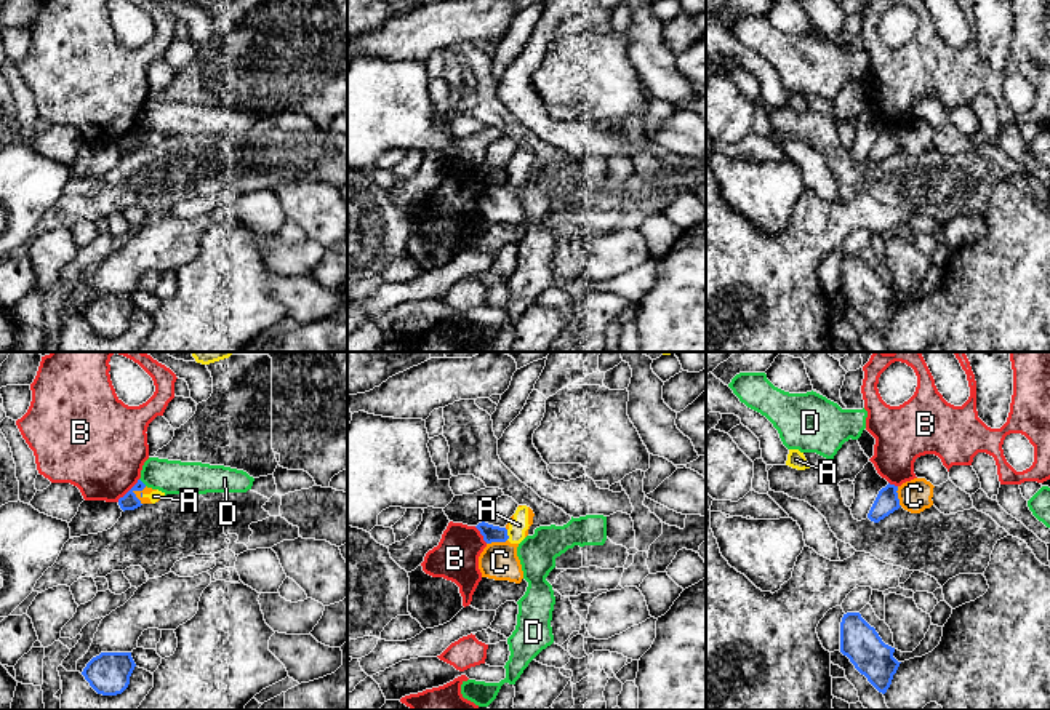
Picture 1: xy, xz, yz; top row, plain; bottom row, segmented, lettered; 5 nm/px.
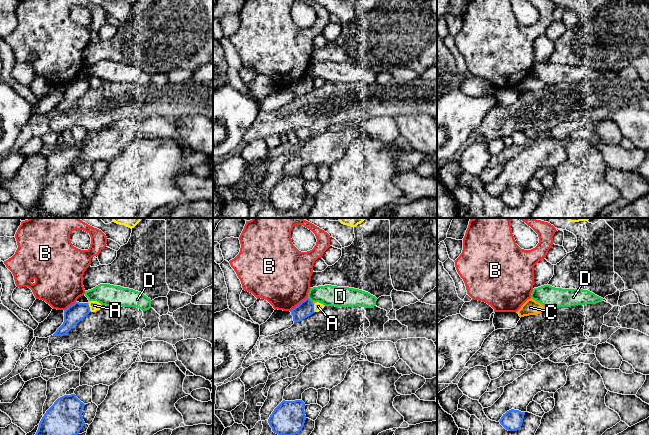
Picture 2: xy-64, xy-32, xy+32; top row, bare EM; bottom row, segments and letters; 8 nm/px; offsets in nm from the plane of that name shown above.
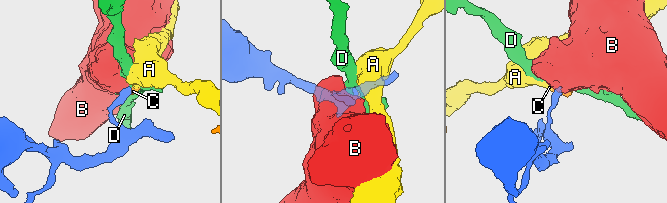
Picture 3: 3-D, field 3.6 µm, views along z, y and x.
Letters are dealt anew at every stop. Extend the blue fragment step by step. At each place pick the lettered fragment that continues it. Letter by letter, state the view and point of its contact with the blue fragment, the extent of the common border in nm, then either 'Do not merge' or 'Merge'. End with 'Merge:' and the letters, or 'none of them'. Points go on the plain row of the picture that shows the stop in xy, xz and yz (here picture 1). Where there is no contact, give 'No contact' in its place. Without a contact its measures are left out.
A: Touches blue at xz (506, 176). Shared border 60 nm. Do not merge
B: Touches blue at xy (130, 131). Shared border 160 nm. Do not merge
C: Touches blue at xy (141, 138). Shared border 100 nm. Do not merge
D: Touches blue at xy (141, 123). Shared border 50 nm. Do not merge
Merge: none of them

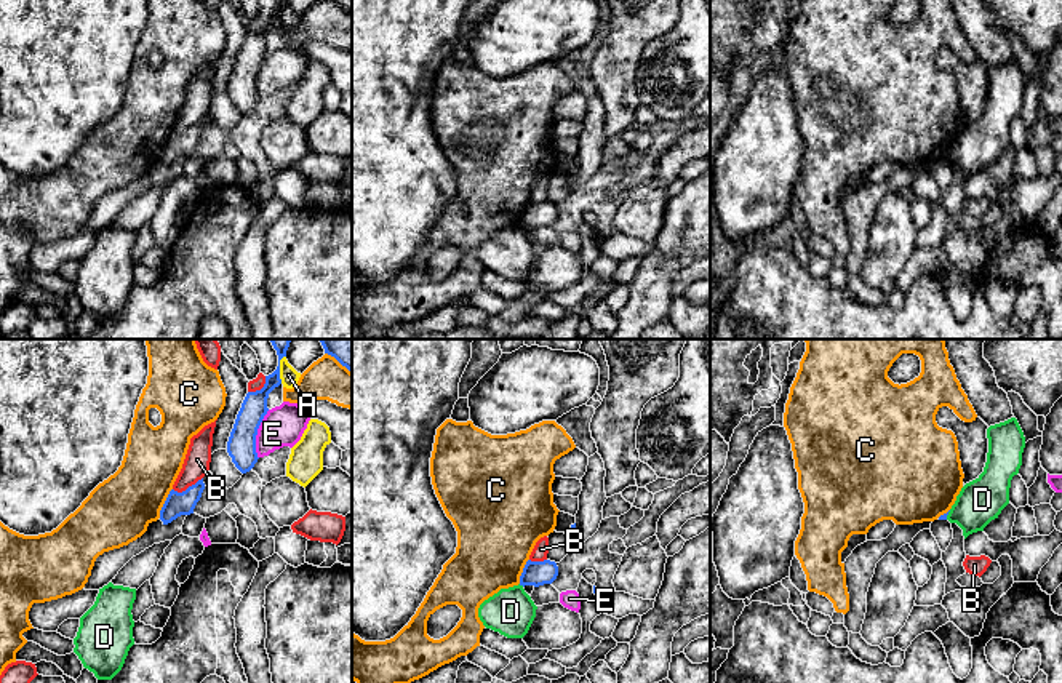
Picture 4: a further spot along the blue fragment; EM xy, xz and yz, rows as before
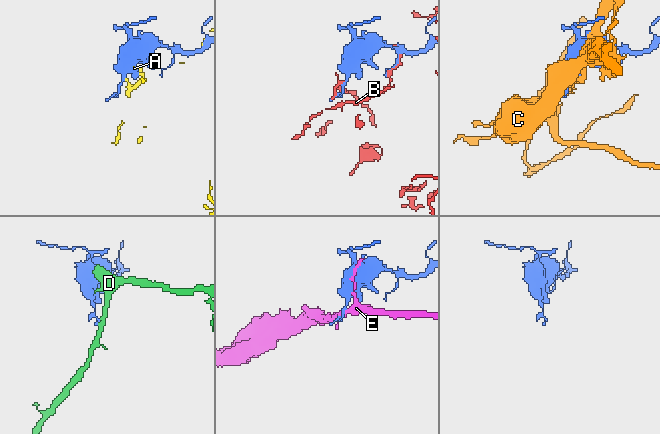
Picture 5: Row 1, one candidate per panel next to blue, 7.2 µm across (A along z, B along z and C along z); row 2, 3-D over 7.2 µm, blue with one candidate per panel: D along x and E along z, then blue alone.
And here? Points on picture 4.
A: Touches blue at xy (279, 13). Shared border 130 nm. Do not merge
B: Touches blue at xy (189, 128). Shared border 170 nm. Do not merge
C: Touches blue at xy (165, 144). Shared border 170 nm. Do not merge
D: Touches blue at xz (522, 226). Shared border 30 nm. Do not merge
E: Touches blue at xy (256, 75). Shared border 260 nm. Do not merge
Merge: none of them

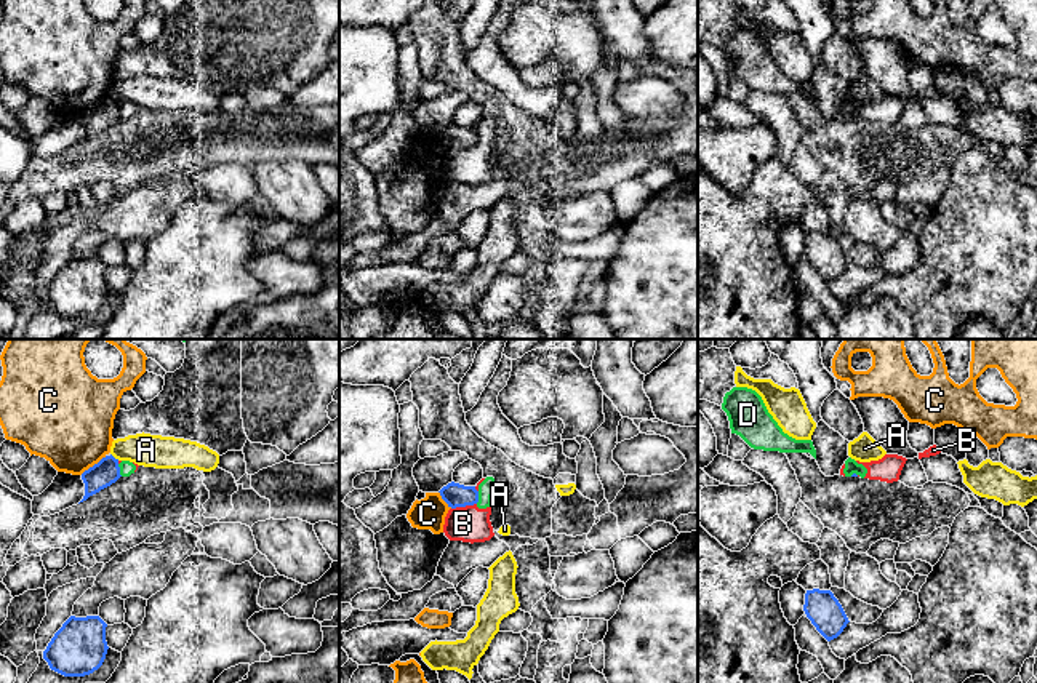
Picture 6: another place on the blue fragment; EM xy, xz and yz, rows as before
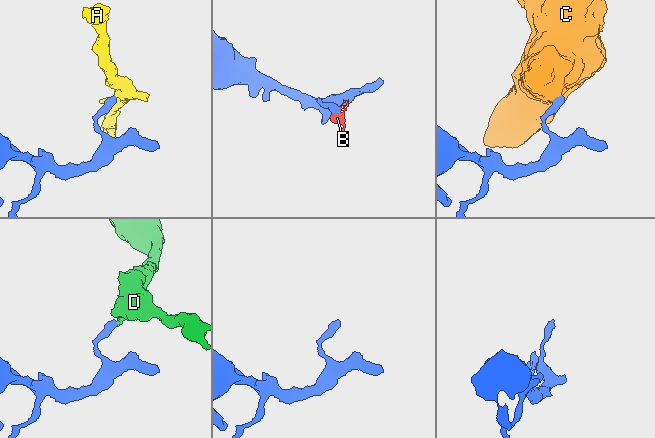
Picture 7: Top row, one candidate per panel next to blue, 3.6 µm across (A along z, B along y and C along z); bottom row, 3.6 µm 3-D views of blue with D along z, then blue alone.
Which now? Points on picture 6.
A: Touches blue at xy (114, 99). Shared border 60 nm. Do not merge
B: Touches blue at xz (463, 147). Shared border 130 nm. Do not merge
C: Touches blue at xy (95, 106). Shared border 160 nm. Do not merge
D: Touches blue at xy (119, 112). Shared border 70 nm. Do not merge
Merge: none of them

